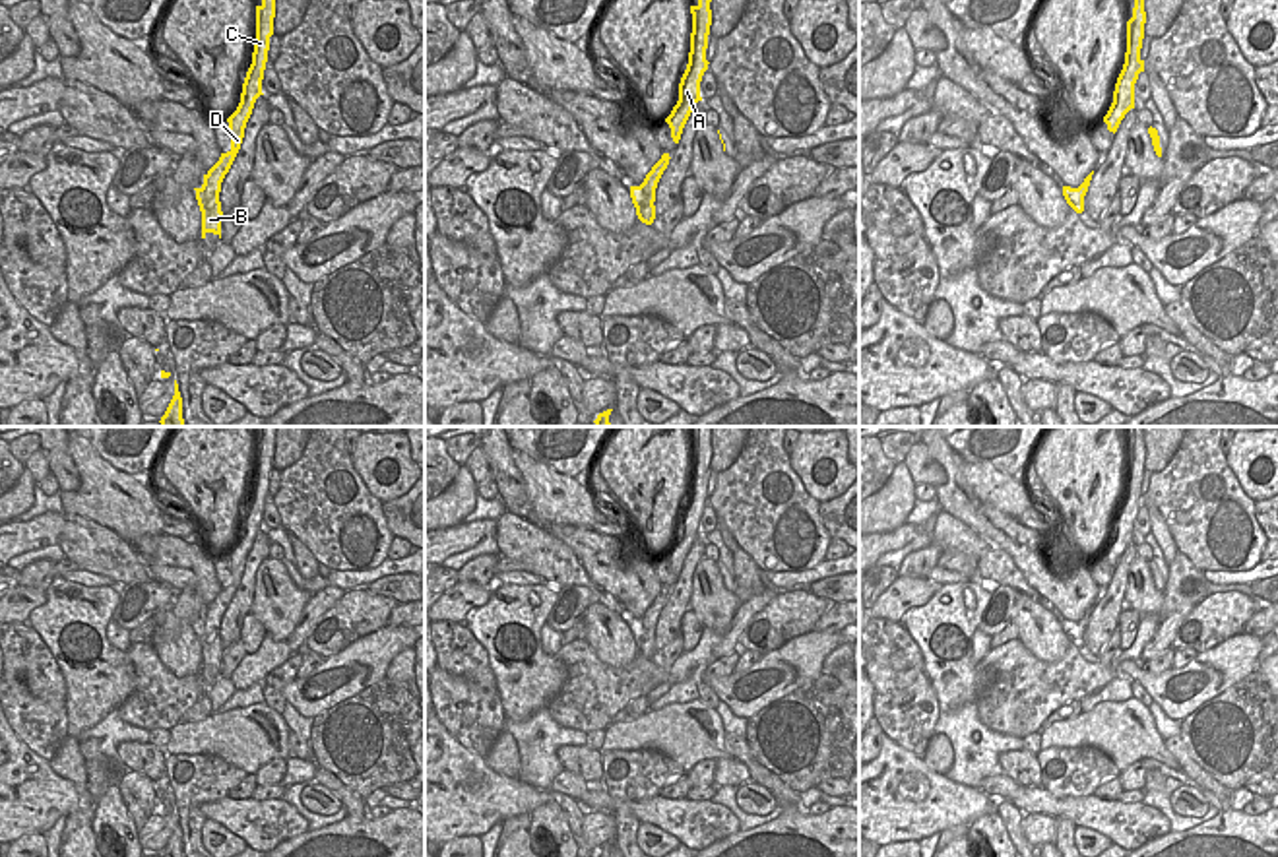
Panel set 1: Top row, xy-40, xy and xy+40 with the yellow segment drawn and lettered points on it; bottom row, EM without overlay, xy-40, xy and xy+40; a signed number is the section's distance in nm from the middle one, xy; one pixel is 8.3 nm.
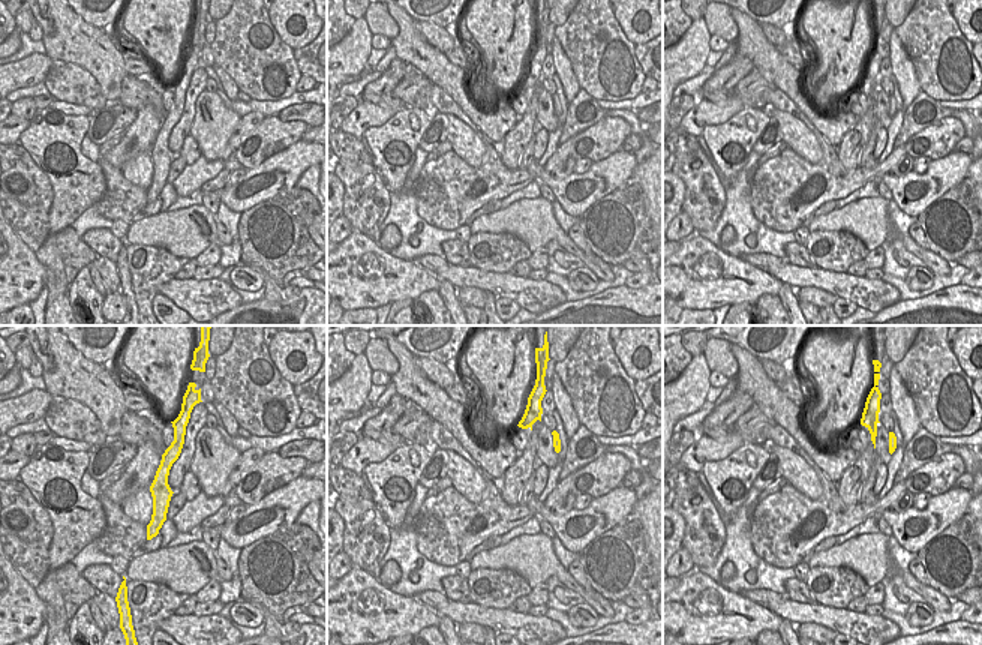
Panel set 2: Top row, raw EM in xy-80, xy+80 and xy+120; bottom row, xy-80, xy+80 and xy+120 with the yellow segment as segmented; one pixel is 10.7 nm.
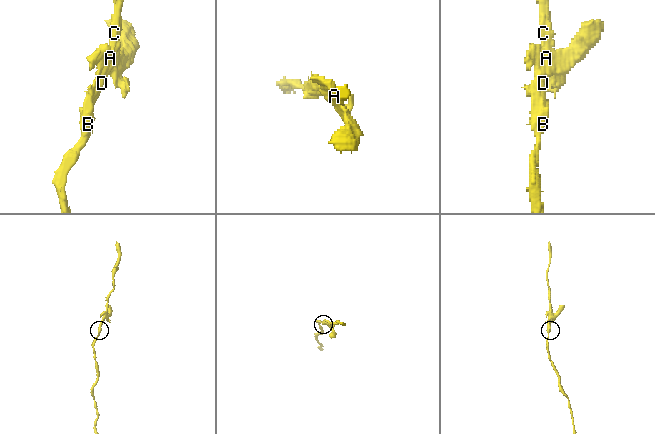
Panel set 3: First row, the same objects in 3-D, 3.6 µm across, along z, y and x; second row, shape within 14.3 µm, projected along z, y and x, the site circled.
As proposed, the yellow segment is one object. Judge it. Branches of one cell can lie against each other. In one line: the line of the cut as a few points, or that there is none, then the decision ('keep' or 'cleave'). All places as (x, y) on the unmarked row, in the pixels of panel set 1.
no cut | keep

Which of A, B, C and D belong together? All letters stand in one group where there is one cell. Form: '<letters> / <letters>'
A B C D

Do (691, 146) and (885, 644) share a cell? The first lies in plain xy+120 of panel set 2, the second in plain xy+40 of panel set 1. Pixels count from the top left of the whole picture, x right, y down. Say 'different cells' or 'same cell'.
same cell

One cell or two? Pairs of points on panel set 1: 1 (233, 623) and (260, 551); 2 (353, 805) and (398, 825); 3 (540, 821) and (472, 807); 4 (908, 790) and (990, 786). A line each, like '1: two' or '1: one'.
1: one
2: two
3: two
4: two

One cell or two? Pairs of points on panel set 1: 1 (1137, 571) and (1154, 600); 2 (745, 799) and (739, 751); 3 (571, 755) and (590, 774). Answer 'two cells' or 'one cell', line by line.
1: one cell
2: two cells
3: one cell

